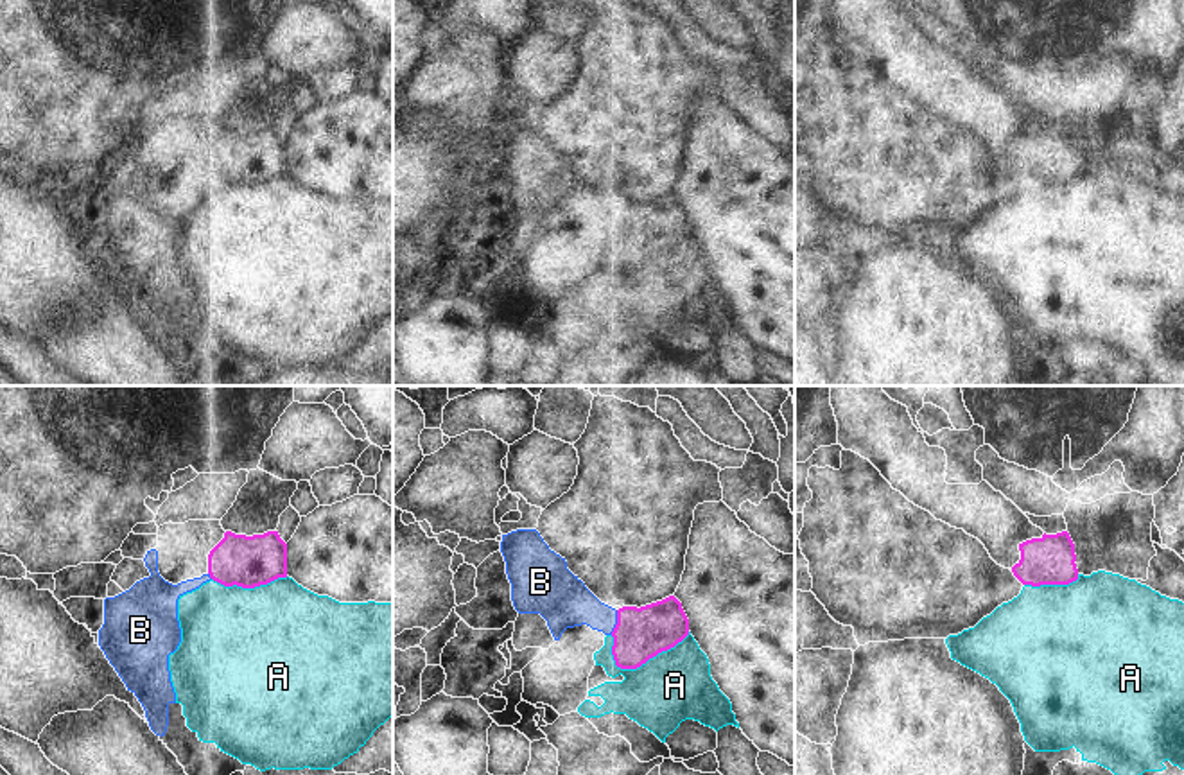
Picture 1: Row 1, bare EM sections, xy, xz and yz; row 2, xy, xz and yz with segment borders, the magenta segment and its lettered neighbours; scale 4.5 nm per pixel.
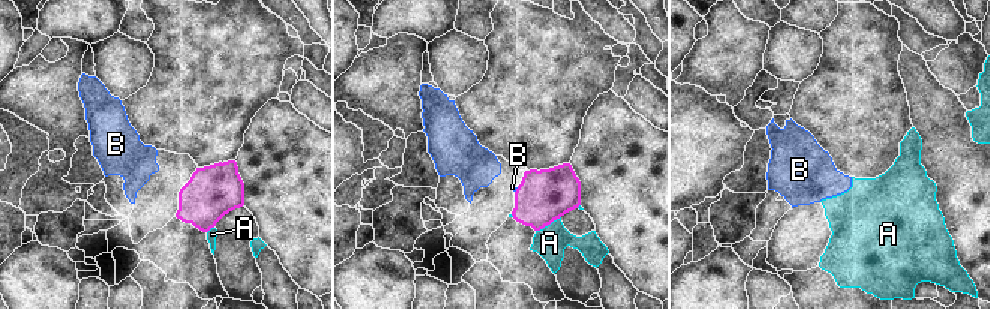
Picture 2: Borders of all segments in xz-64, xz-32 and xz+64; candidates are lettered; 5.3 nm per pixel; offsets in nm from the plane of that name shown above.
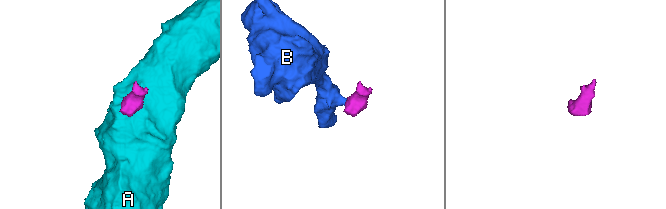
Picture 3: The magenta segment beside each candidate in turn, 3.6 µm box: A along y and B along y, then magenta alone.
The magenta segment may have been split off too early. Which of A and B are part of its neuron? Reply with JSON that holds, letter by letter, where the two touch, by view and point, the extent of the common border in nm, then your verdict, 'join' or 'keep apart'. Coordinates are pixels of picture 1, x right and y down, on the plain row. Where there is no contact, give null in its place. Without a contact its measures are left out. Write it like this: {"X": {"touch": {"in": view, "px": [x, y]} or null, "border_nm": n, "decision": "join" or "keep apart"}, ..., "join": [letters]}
{"A": {"touch": {"in": "xz", "px": [652, 255]}, "border_nm": 380, "decision": "keep apart"}, "B": {"touch": {"in": "xz", "px": [618, 221]}, "border_nm": 120, "decision": "keep apart"}, "join": []}

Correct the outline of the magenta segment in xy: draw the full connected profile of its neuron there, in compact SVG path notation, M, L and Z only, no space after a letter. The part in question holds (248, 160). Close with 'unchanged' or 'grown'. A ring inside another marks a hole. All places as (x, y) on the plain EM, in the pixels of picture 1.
M226 129L208 152L208 172L224 185L242 187L287 176L287 142L278 129L253 135Z; unchanged

